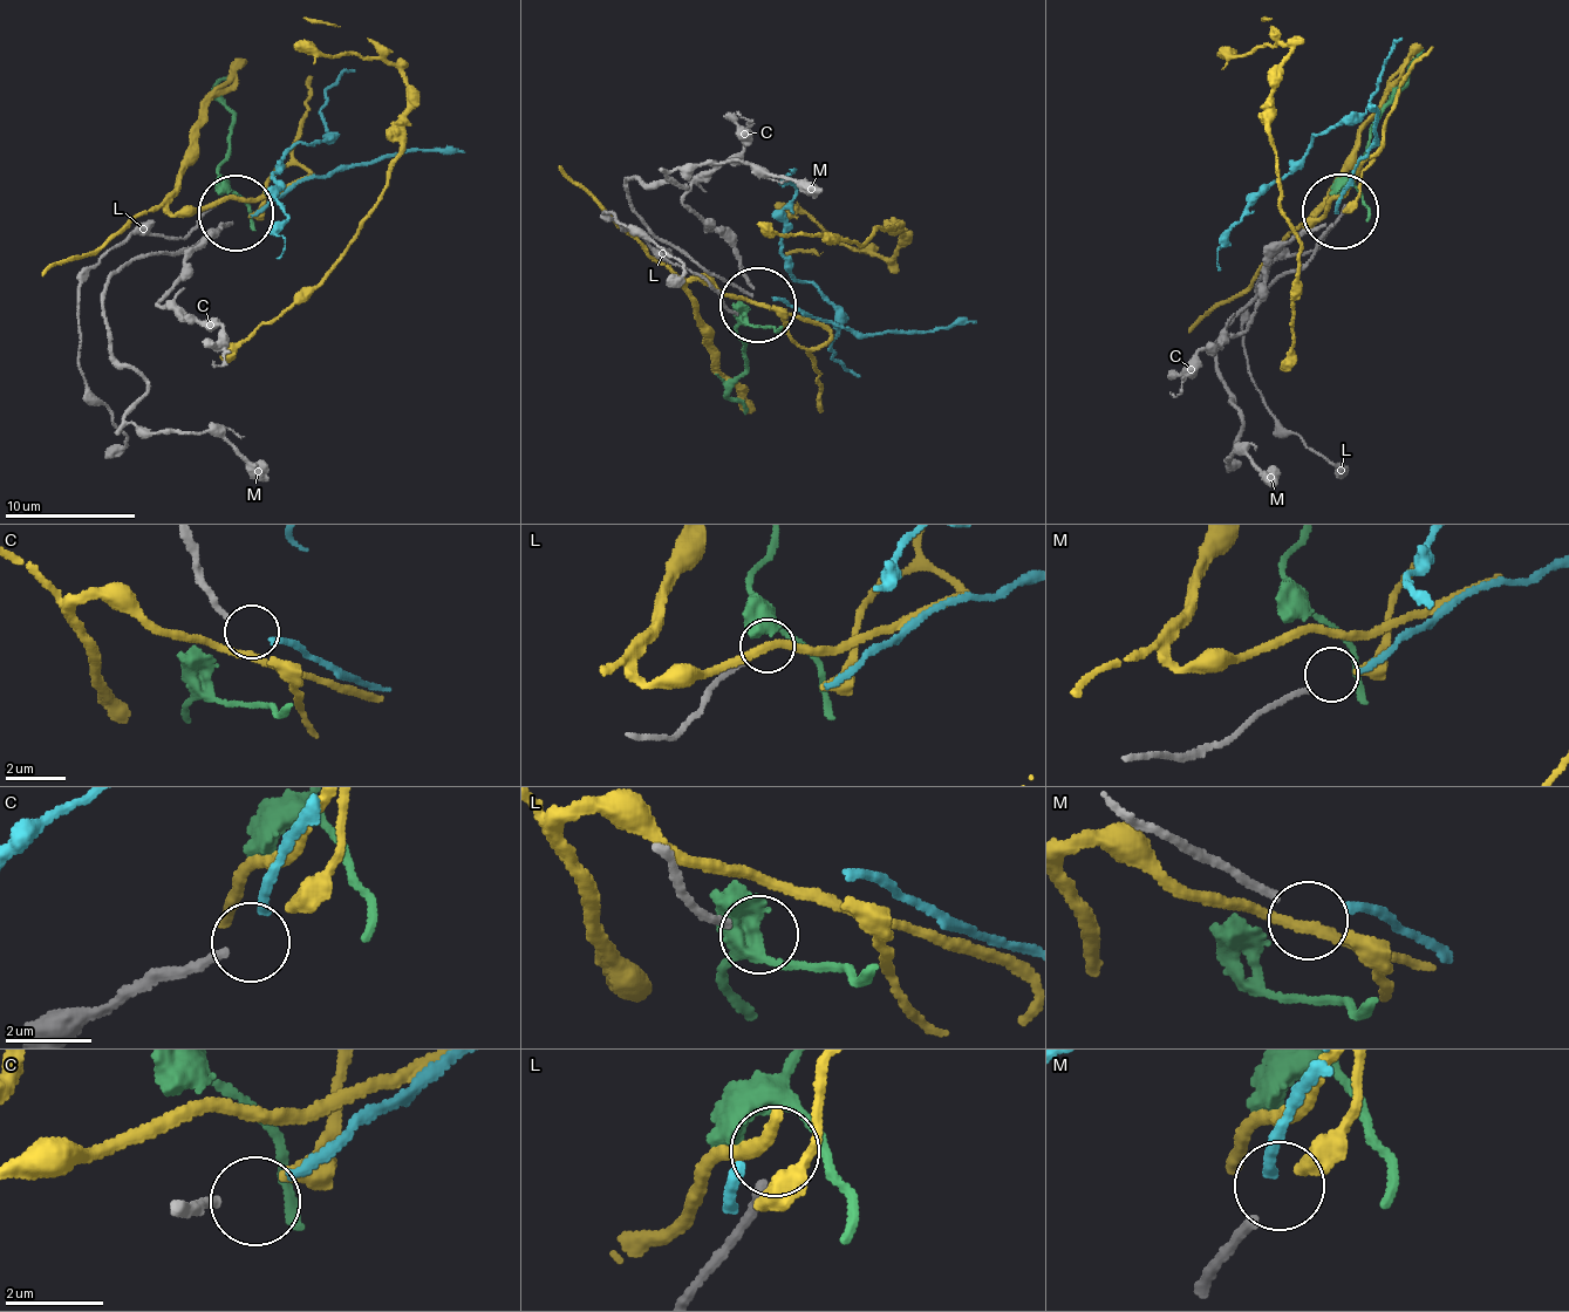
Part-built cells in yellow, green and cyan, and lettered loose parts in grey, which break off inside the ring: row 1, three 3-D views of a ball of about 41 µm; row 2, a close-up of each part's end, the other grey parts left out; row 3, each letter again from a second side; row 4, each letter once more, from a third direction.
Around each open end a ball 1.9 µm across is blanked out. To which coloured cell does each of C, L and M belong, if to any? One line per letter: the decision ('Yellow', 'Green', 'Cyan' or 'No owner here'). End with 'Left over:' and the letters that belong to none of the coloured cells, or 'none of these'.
C: Cyan
L: No owner here
M: Yellow
Left over: L

